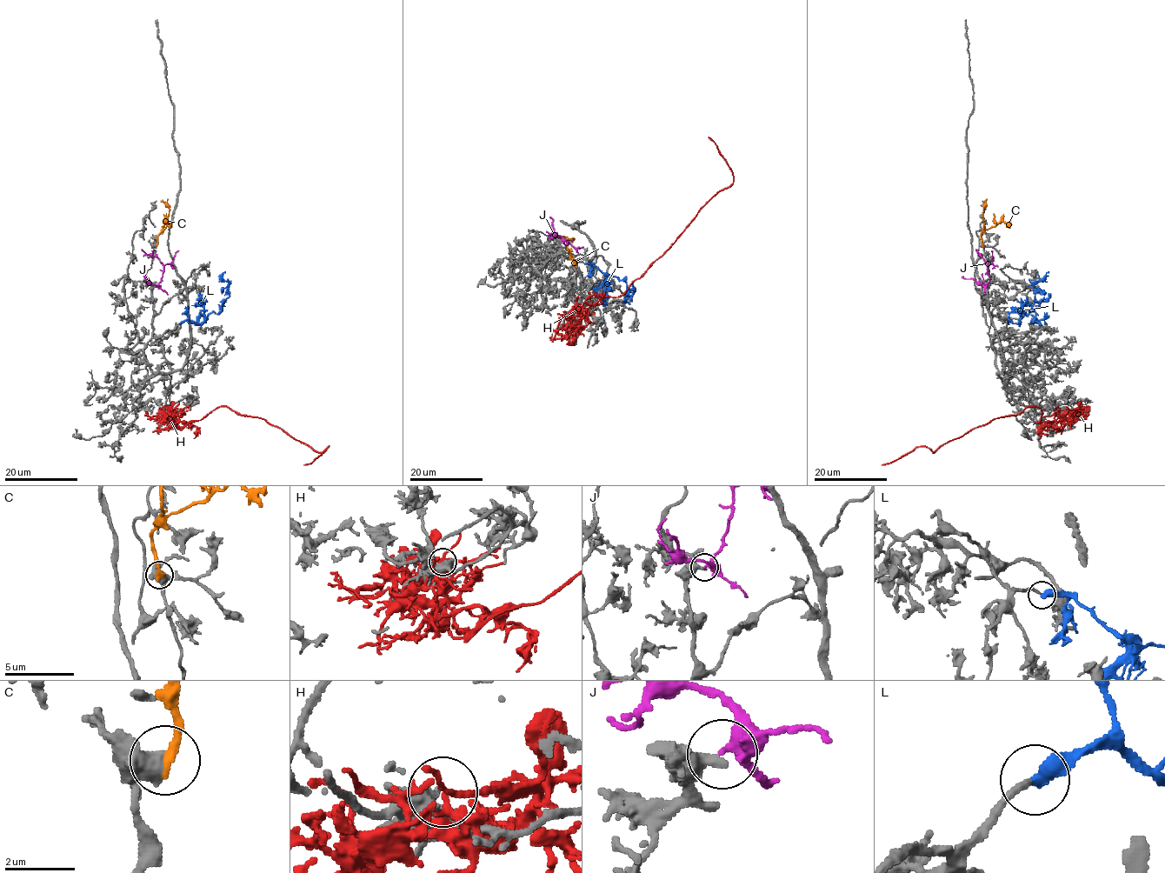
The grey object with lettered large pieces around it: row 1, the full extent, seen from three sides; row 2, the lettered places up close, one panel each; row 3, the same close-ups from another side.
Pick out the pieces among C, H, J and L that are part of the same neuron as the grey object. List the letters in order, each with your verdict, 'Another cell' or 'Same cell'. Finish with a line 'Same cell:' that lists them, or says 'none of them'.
C: Same cell
H: Another cell
J: Another cell
L: Same cell
Same cell: C, L

